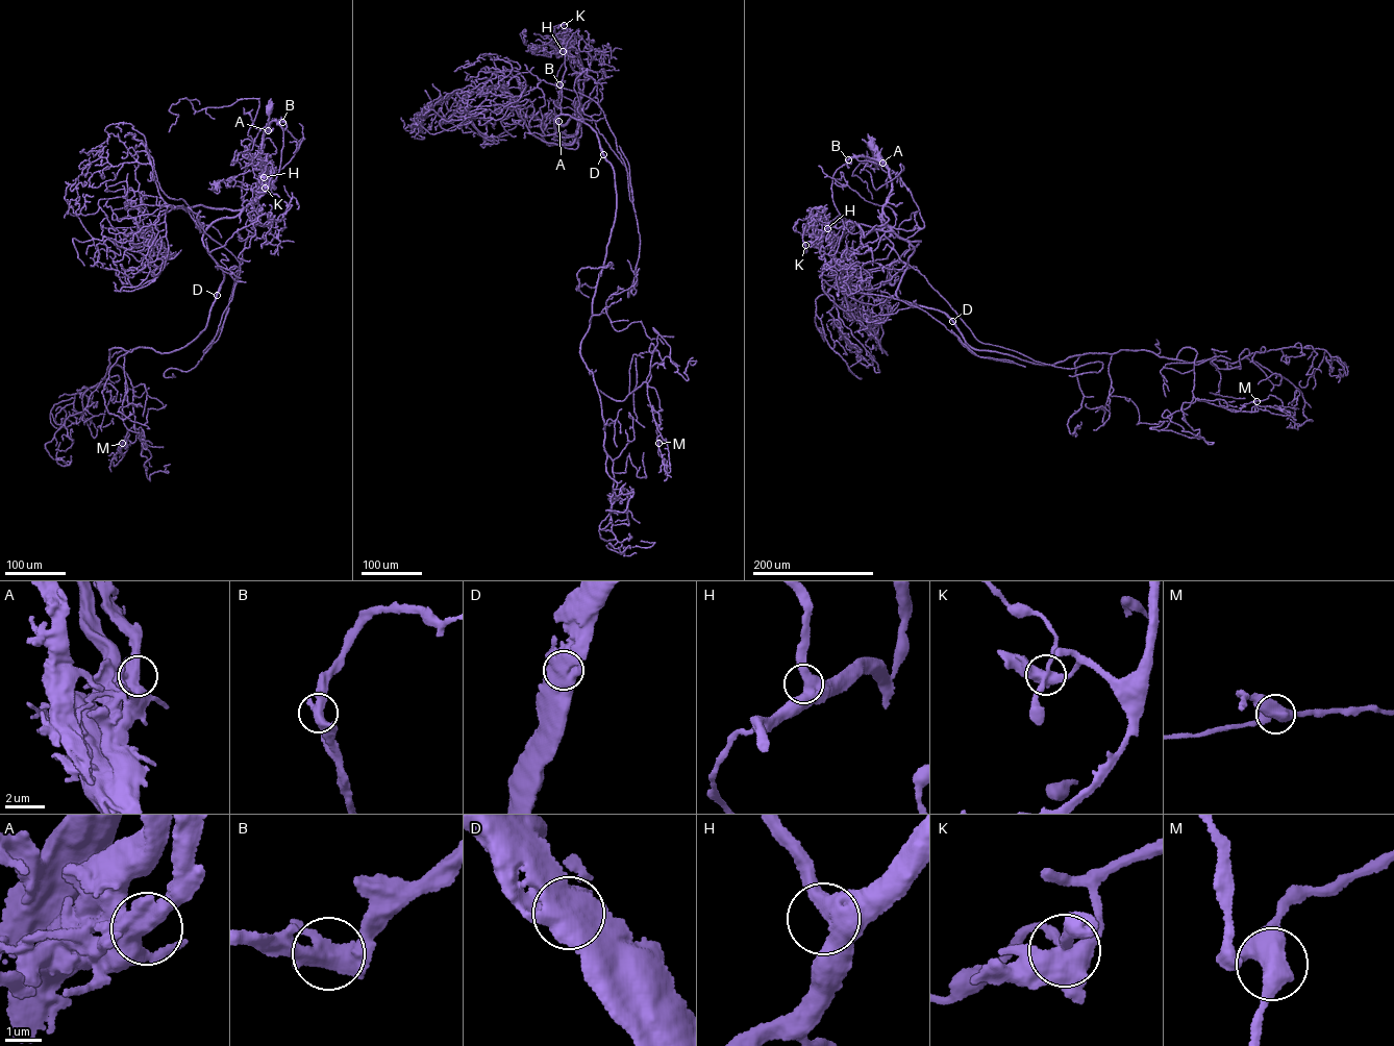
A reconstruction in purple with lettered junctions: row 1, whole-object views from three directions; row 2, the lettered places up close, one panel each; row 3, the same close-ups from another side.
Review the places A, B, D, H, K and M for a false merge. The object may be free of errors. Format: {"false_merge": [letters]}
{"false_merge": ["K"]}

